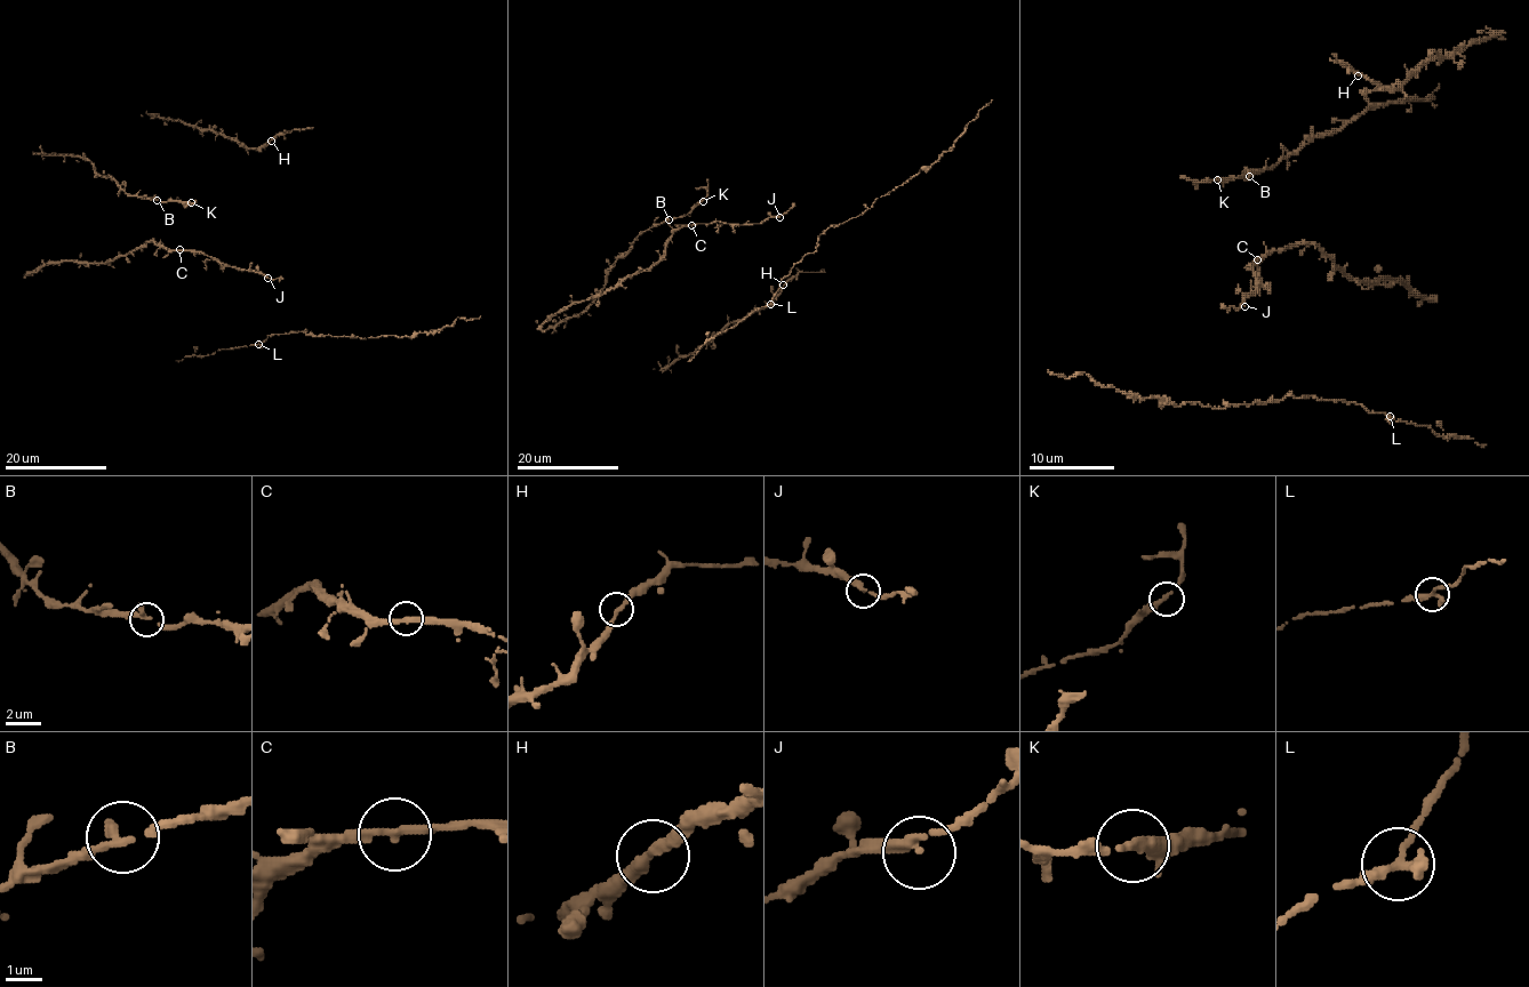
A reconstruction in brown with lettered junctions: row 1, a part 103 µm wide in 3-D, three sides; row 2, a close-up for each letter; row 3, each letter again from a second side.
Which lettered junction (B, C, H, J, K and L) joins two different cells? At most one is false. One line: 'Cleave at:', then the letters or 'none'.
Cleave at: none

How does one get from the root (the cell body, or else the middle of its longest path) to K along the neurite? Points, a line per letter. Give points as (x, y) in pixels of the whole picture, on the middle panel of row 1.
K: (672, 219), (685, 216), (703, 201)

